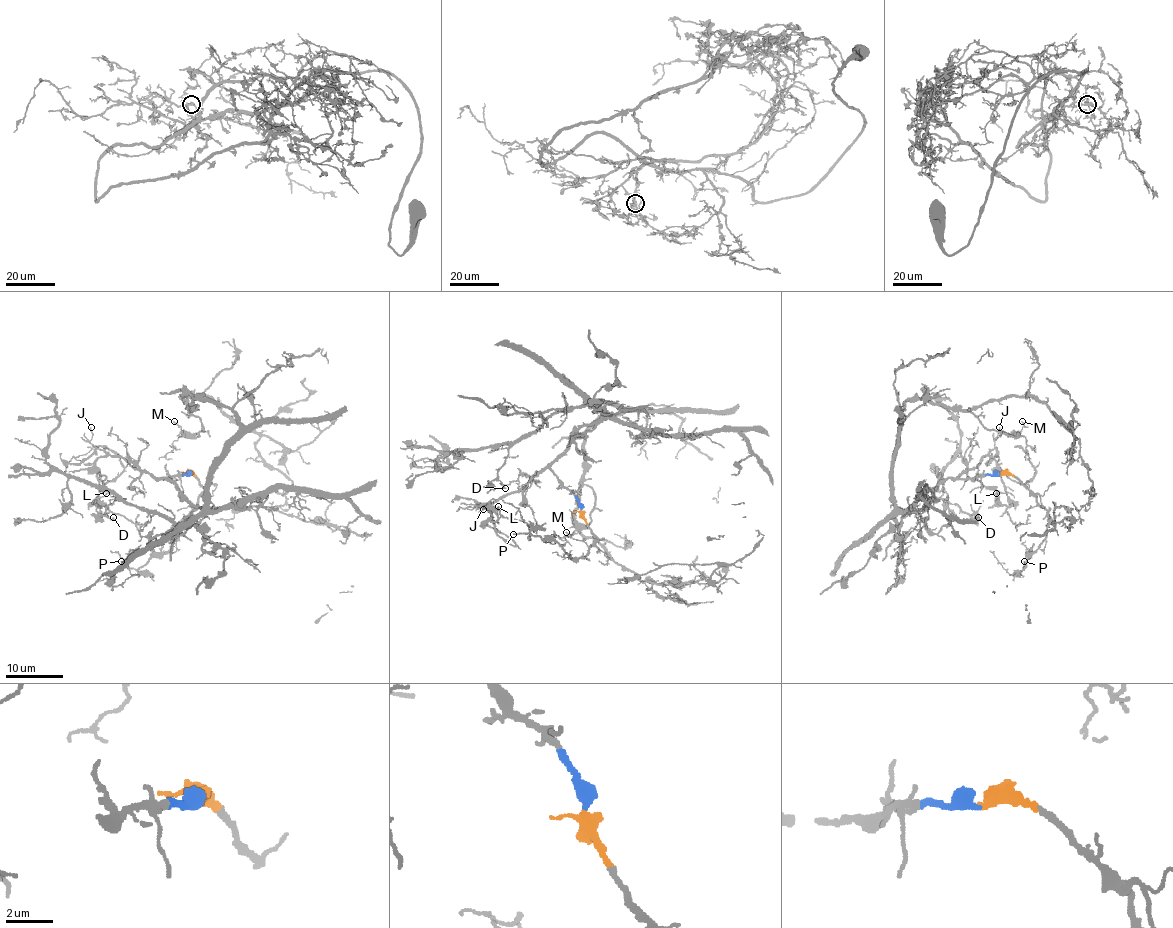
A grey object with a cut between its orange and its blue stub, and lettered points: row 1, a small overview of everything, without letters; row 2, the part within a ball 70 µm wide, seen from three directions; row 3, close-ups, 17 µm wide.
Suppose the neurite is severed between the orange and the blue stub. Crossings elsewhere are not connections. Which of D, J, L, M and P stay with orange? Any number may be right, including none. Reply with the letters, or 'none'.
P

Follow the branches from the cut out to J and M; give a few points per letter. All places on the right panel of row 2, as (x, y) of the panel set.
J: (999, 475), (958, 478), (994, 447), (999, 427)
M: (999, 475), (944, 478), (900, 508), (898, 417), (908, 399), (923, 399), (968, 409), (1014, 437), (1022, 421)

